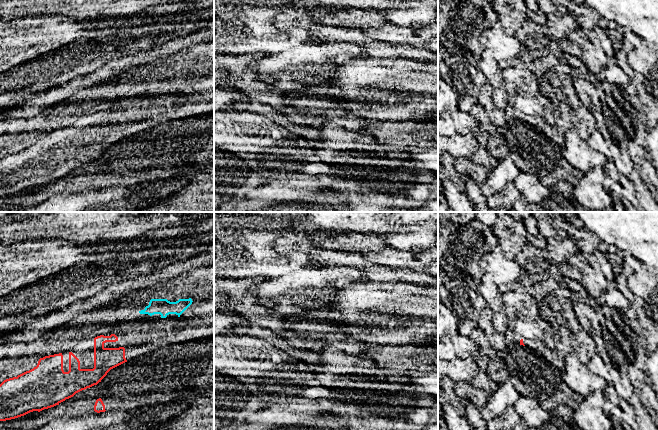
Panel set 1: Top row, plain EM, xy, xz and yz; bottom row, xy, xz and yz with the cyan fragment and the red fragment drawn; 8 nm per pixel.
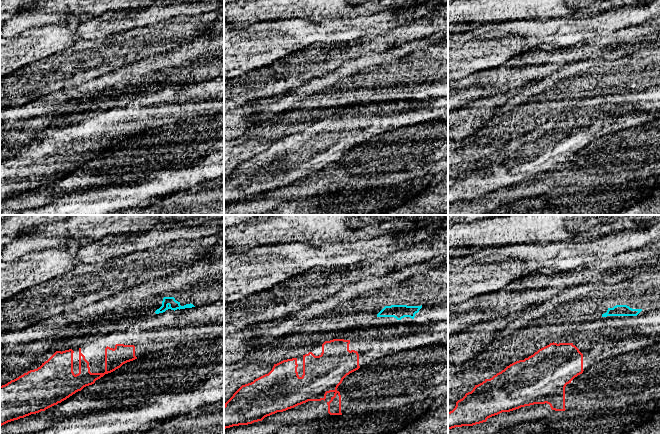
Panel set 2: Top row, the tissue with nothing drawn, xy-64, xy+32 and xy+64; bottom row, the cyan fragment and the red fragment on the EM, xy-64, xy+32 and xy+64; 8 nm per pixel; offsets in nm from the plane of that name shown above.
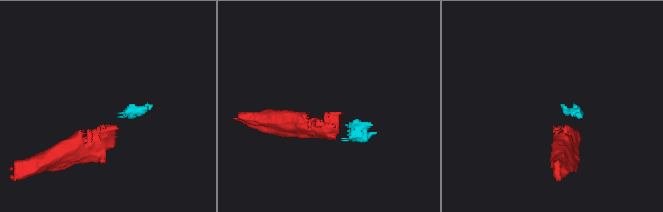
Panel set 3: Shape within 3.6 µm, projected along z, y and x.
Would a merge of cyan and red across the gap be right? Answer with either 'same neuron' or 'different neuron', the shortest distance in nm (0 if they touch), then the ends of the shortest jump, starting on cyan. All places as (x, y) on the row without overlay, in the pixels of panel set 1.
different neuron; gap 260 nm; span xy (139, 88), (115, 111)

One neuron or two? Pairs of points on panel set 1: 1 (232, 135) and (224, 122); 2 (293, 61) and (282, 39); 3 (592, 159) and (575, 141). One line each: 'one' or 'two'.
1: one
2: two
3: one

